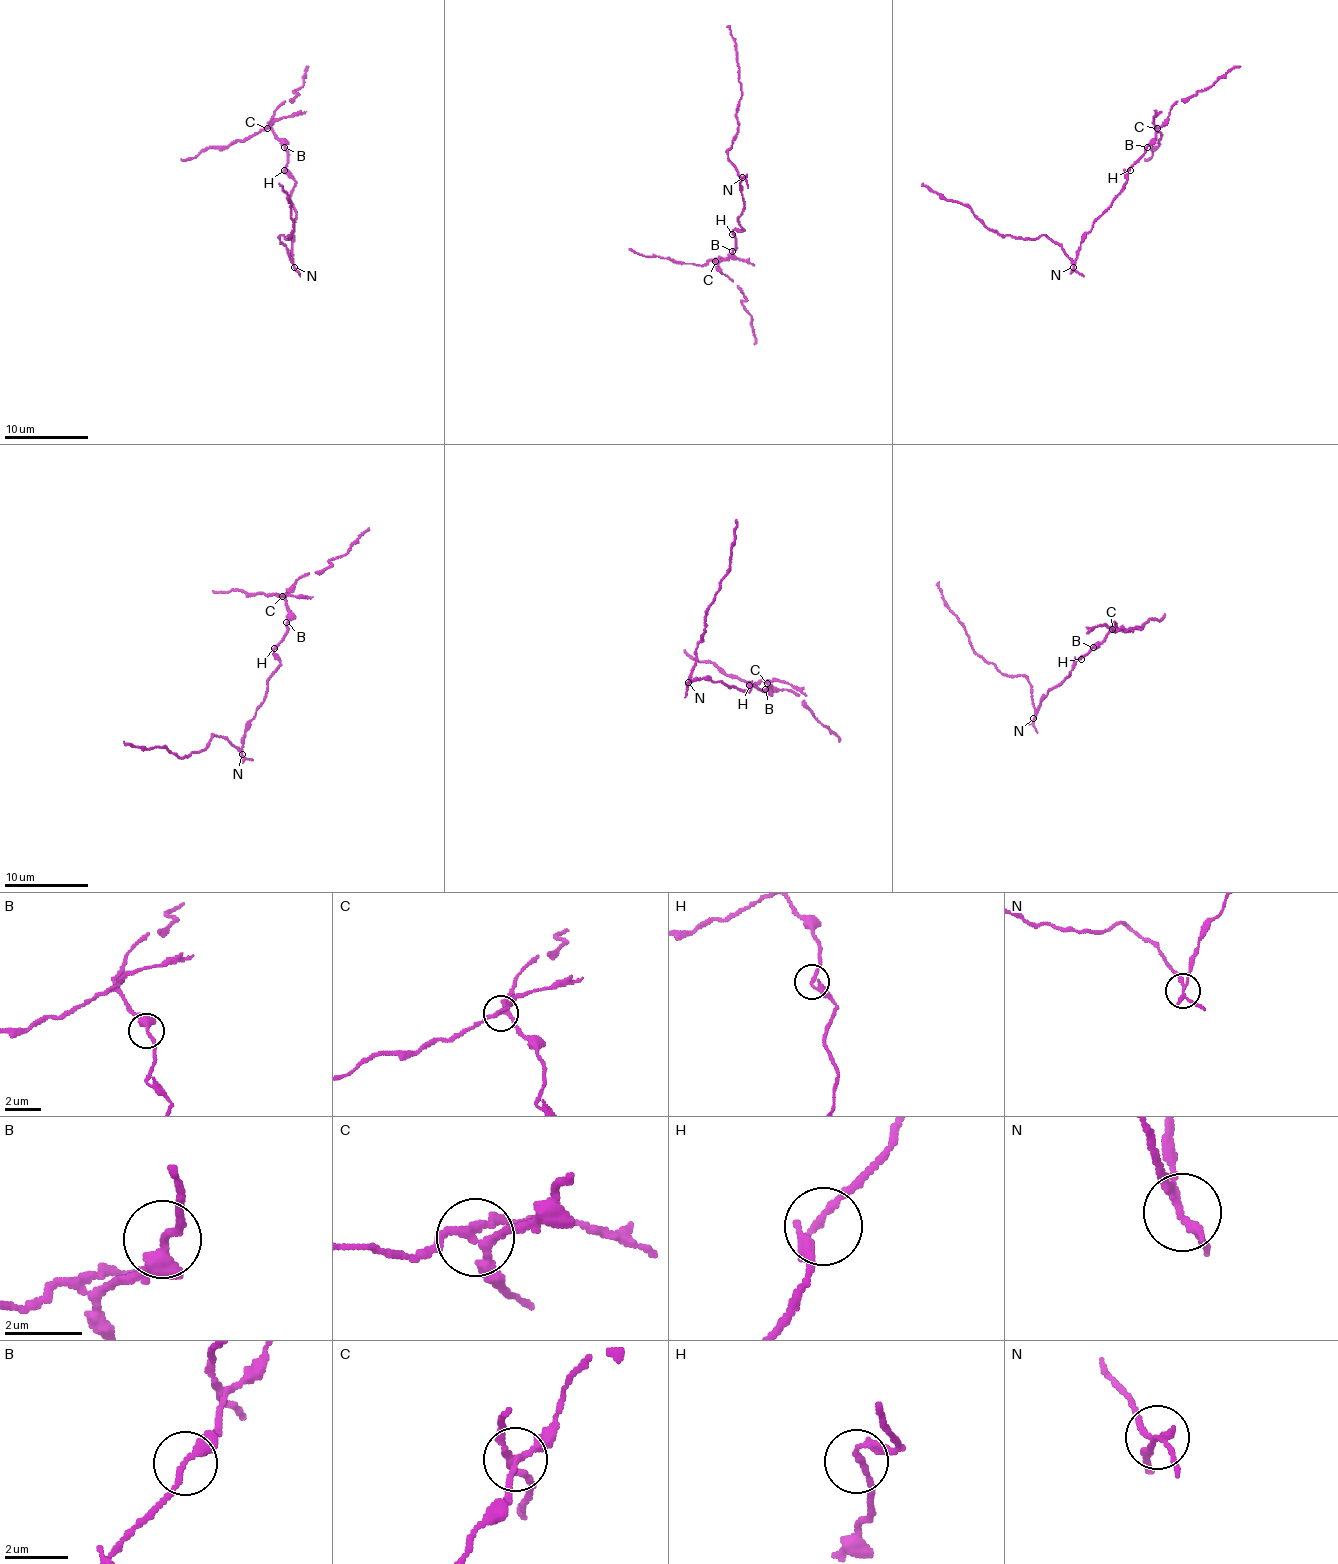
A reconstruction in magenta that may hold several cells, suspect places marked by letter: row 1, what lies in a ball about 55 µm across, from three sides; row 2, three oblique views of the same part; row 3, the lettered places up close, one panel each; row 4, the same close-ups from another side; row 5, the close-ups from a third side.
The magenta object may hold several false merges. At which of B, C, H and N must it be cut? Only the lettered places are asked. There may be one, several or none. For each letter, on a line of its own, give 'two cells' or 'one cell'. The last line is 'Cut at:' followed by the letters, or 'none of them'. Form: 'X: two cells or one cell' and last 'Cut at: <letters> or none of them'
B: one cell
C: two cells
H: one cell
N: two cells
Cut at: C, N

